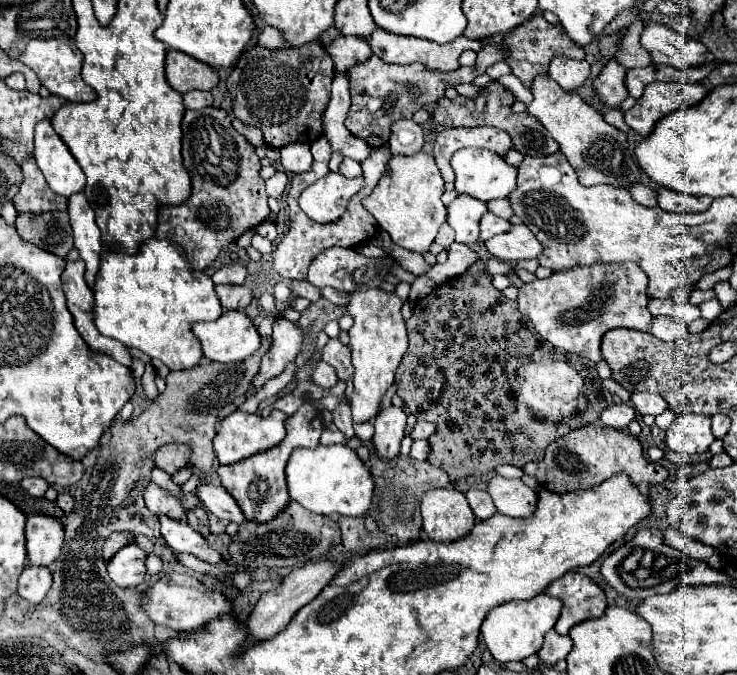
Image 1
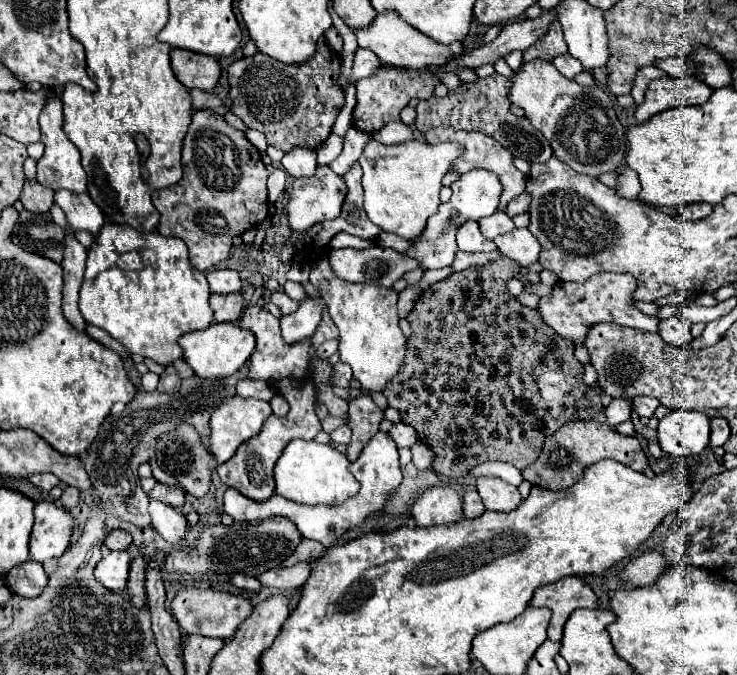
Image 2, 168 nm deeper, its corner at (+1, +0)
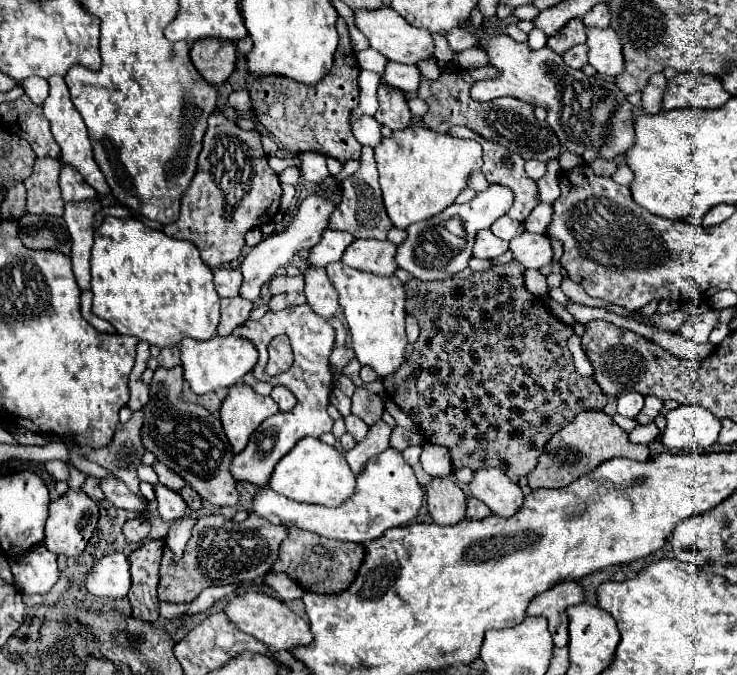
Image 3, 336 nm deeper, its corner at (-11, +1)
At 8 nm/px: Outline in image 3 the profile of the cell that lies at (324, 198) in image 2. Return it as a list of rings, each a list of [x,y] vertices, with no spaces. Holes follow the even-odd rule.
[[[314,189],[302,201],[302,205],[298,207],[298,213],[296,213],[296,217],[294,217],[294,221],[290,223],[288,229],[284,229],[278,235],[270,235],[266,239],[262,239],[256,247],[250,249],[248,257],[244,257],[244,261],[240,265],[240,271],[244,275],[244,283],[242,283],[240,295],[244,299],[248,299],[248,301],[256,301],[260,297],[262,283],[270,281],[270,277],[276,275],[276,269],[286,267],[298,251],[308,251],[314,245],[318,245],[320,239],[322,239],[324,229],[328,229],[328,219],[330,219],[330,215],[332,215],[334,209],[336,209],[336,201],[332,197],[324,197],[318,189]]]

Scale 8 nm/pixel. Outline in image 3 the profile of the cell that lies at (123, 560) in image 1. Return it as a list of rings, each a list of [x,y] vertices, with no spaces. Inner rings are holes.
[[[114,553],[96,561],[94,569],[88,573],[86,587],[98,597],[126,597],[130,591],[130,571],[128,555]]]

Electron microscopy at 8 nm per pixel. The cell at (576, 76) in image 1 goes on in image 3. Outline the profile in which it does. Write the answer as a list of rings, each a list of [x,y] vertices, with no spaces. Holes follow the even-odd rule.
[[[576,45],[576,47],[572,47],[572,49],[568,49],[562,57],[564,57],[564,63],[566,65],[570,65],[572,69],[582,69],[586,63],[588,63],[588,59],[586,59],[586,45]]]

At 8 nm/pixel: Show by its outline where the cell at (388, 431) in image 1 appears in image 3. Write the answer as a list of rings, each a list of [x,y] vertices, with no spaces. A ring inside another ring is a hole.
[[[388,447],[386,451],[368,459],[364,471],[356,479],[356,489],[358,491],[344,505],[334,509],[334,507],[310,505],[310,503],[296,503],[276,491],[270,491],[270,487],[264,487],[254,495],[250,513],[268,519],[274,525],[300,527],[318,533],[326,539],[362,543],[380,537],[390,527],[406,525],[416,517],[422,505],[422,489],[416,481],[416,475],[412,467],[402,459],[402,453],[394,447]]]

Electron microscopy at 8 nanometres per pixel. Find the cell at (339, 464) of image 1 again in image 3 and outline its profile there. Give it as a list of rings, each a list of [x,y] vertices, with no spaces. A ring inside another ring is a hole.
[[[304,437],[284,459],[278,461],[268,487],[300,503],[340,507],[340,503],[346,503],[356,493],[356,475],[340,451],[316,437]]]

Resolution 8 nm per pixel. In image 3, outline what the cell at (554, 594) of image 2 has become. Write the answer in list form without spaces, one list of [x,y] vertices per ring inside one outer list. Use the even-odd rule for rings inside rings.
[[[564,581],[556,587],[540,593],[532,599],[526,615],[544,615],[548,619],[548,629],[552,631],[554,645],[564,647],[568,643],[568,617],[566,609],[580,605],[584,601],[584,589],[578,581]]]

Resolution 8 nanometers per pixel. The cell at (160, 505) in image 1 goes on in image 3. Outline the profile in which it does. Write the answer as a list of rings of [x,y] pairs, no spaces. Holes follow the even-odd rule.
[[[156,461],[152,467],[154,467],[154,471],[158,473],[158,479],[160,479],[160,483],[162,483],[164,487],[168,487],[168,489],[172,489],[172,491],[180,491],[180,489],[186,485],[184,479],[182,479],[180,475],[176,475],[174,471],[170,471],[164,463]]]

